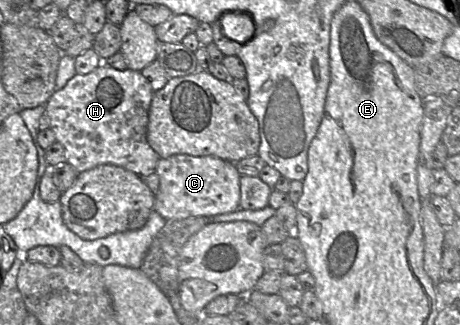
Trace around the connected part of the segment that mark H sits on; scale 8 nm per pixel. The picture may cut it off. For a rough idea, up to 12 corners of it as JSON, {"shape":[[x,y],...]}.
{"shape":[[101,65],[45,104],[78,173],[104,164],[138,176],[151,85]]}

